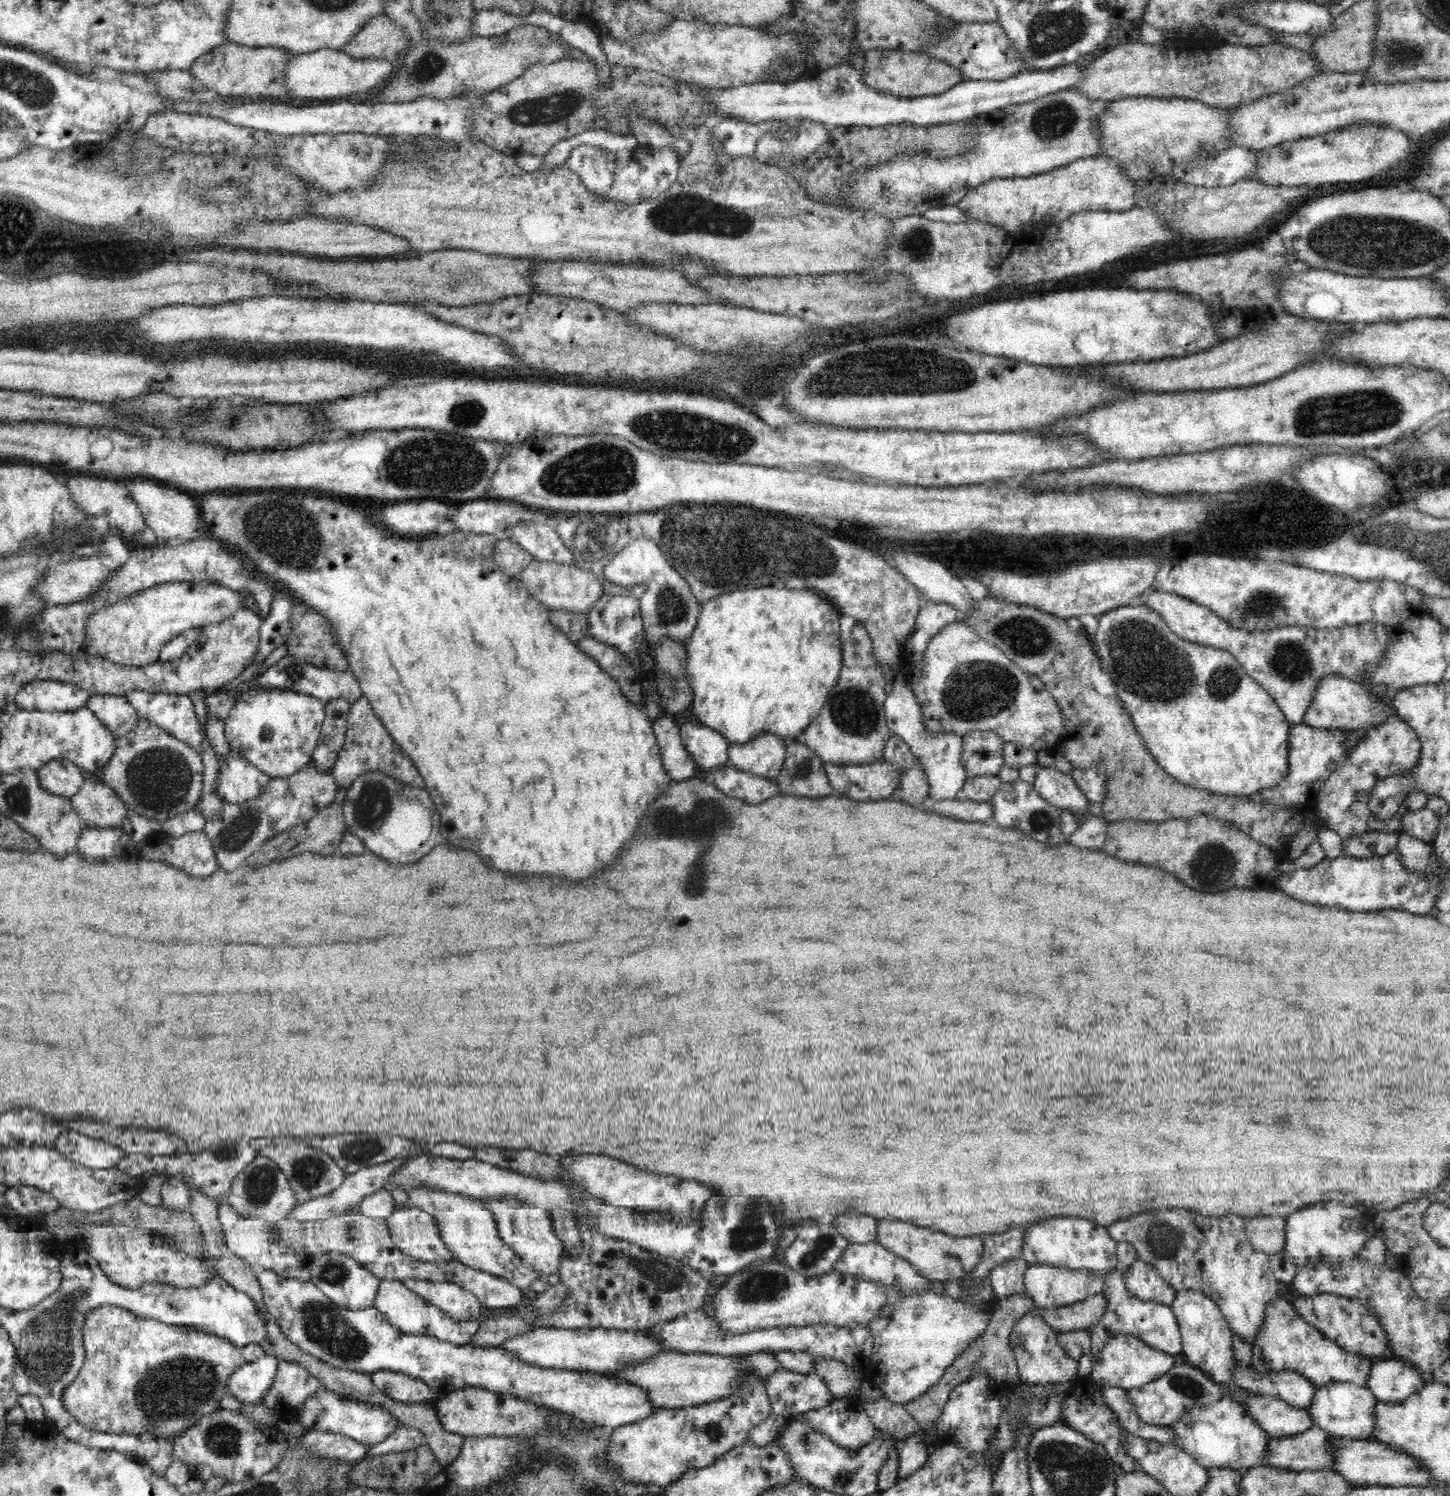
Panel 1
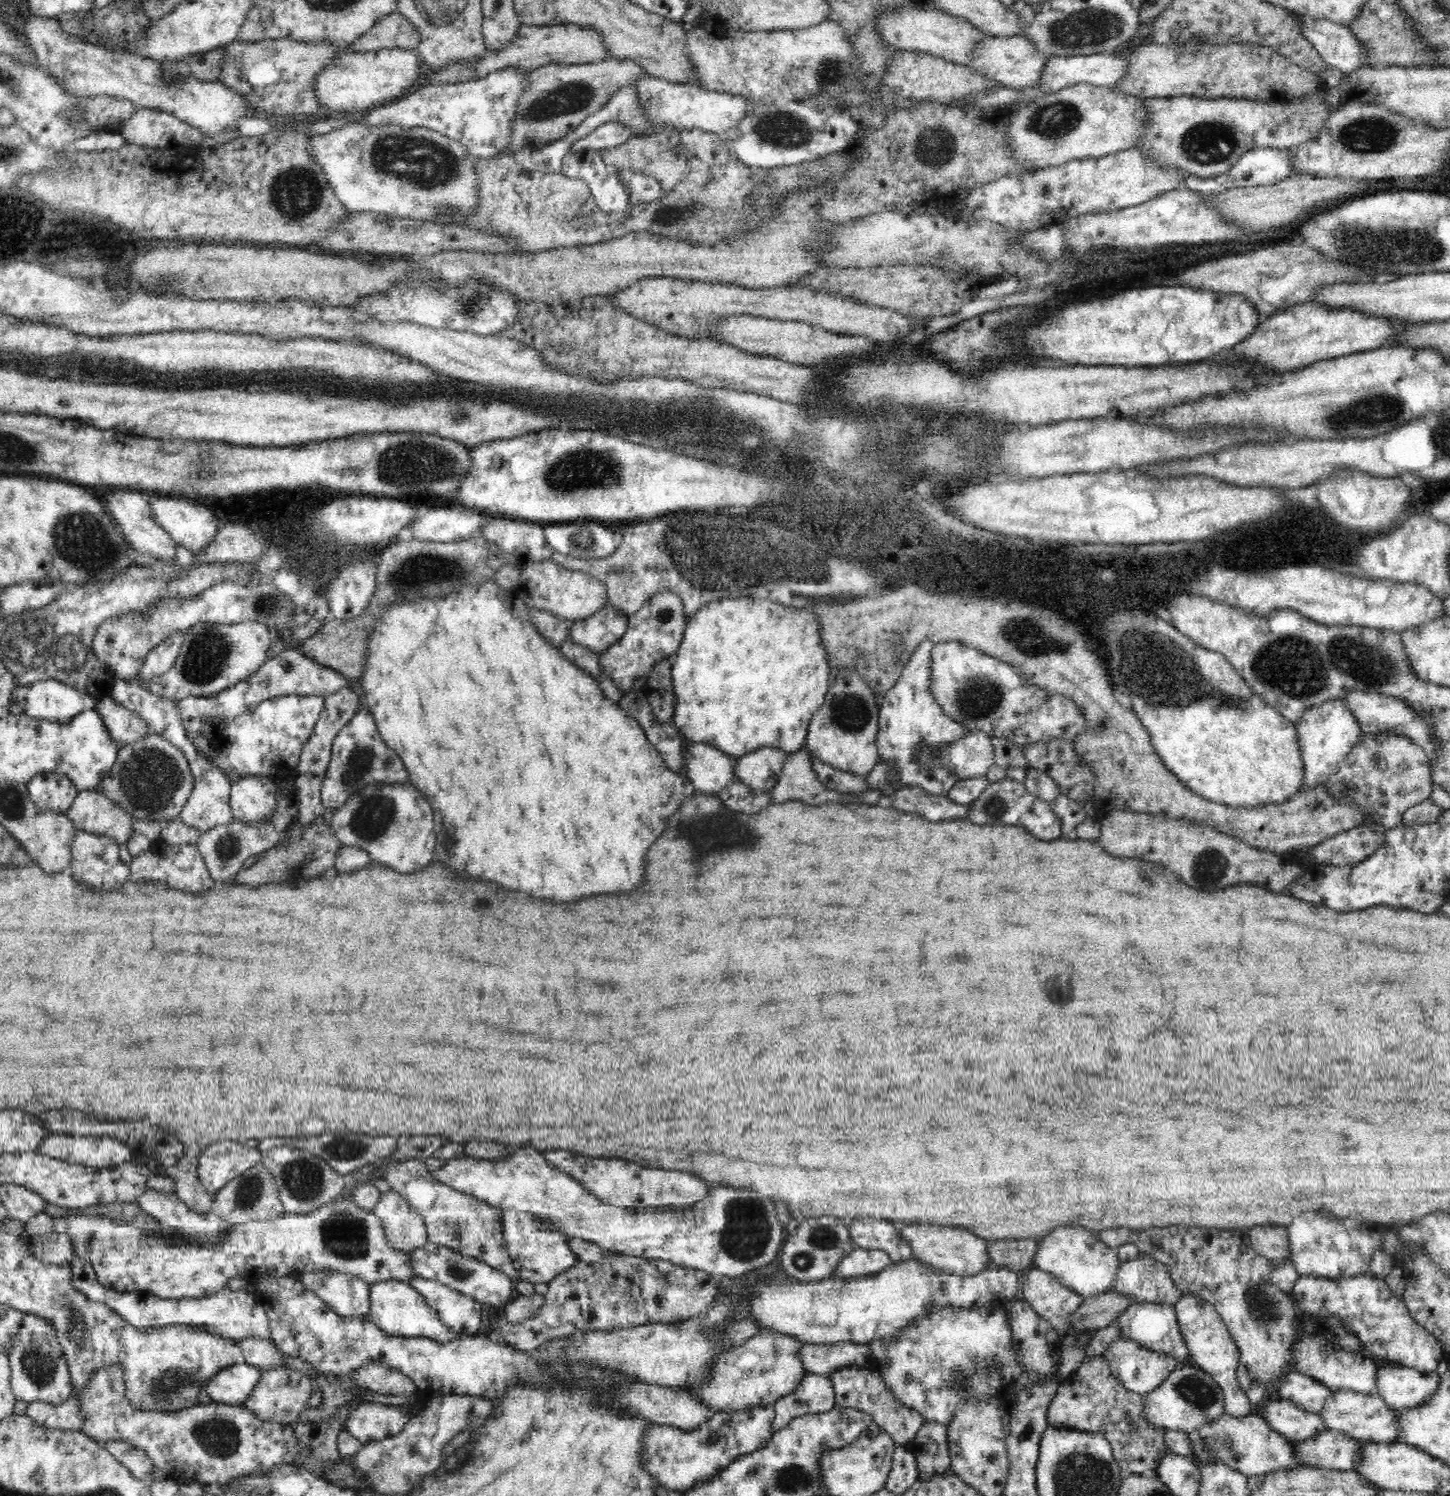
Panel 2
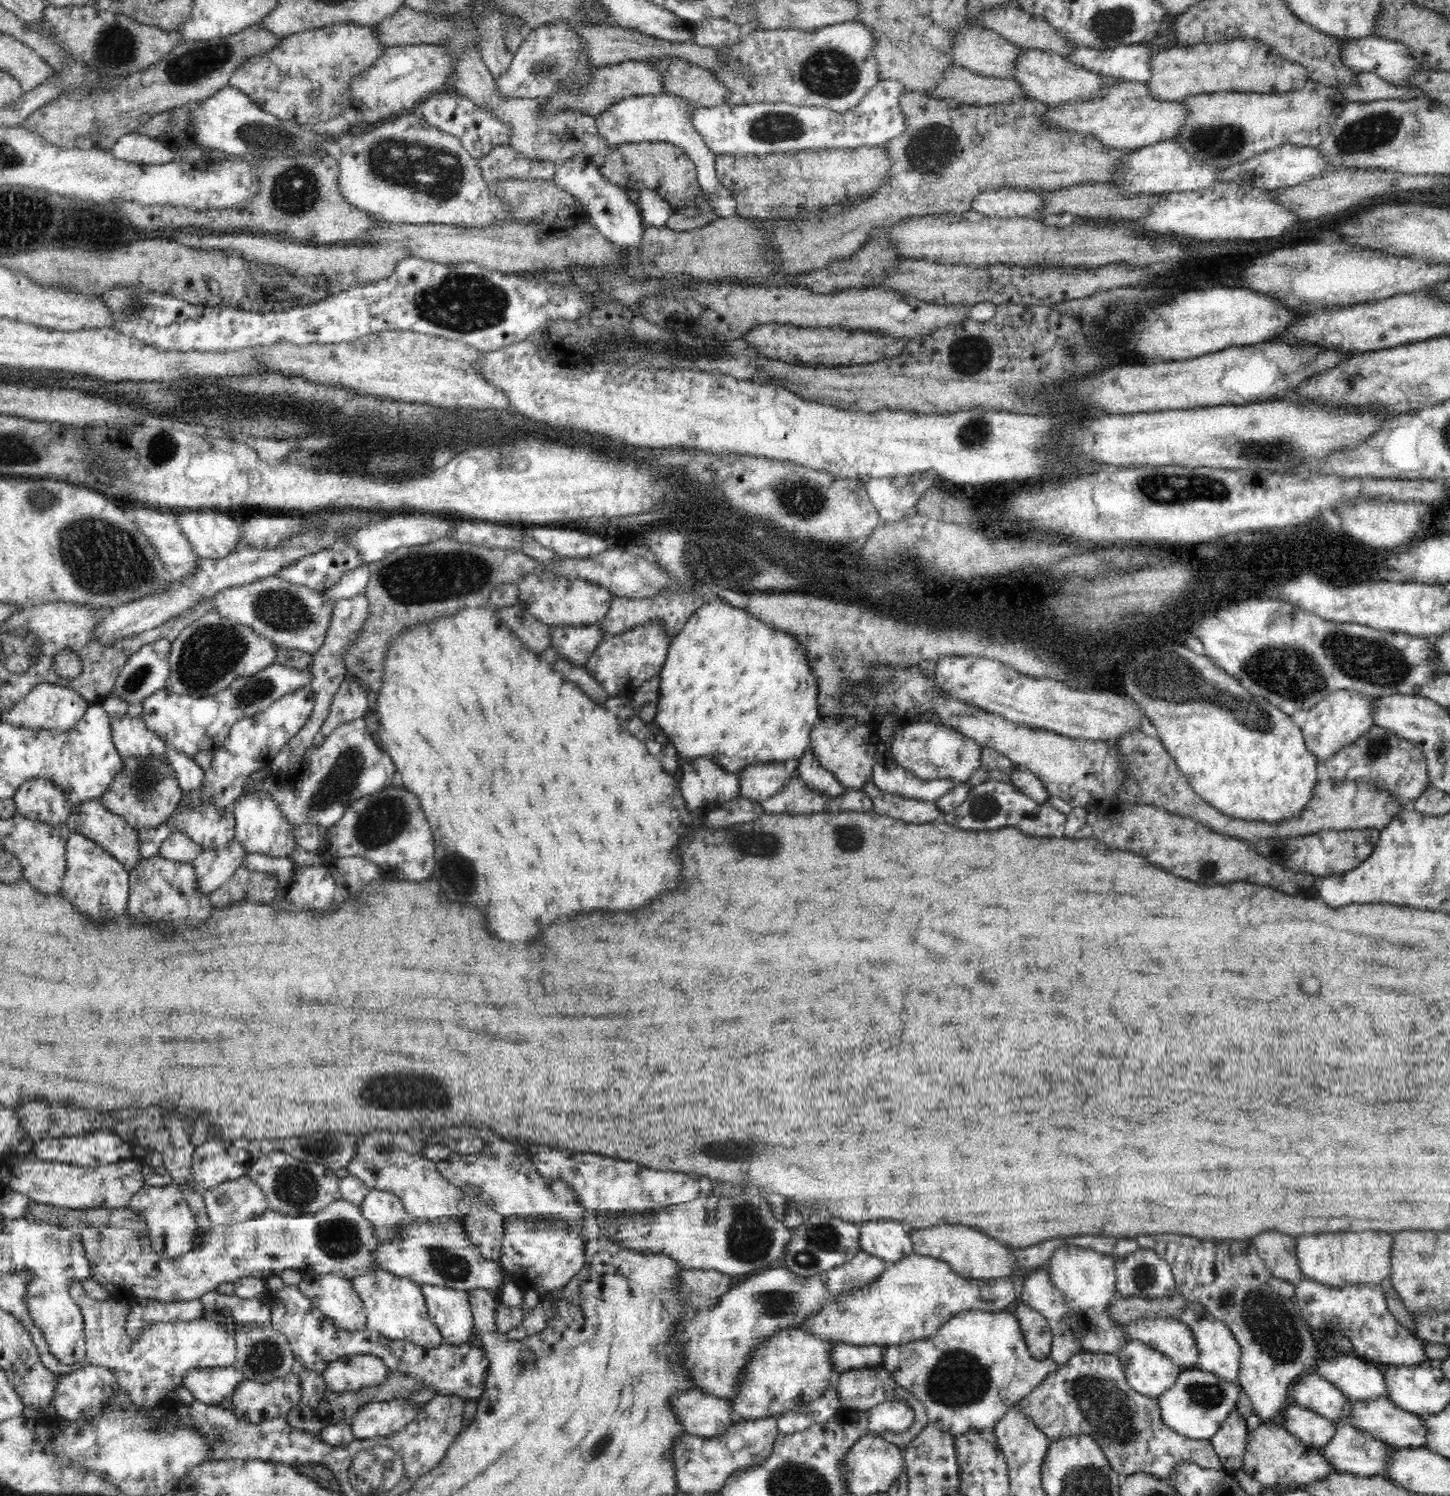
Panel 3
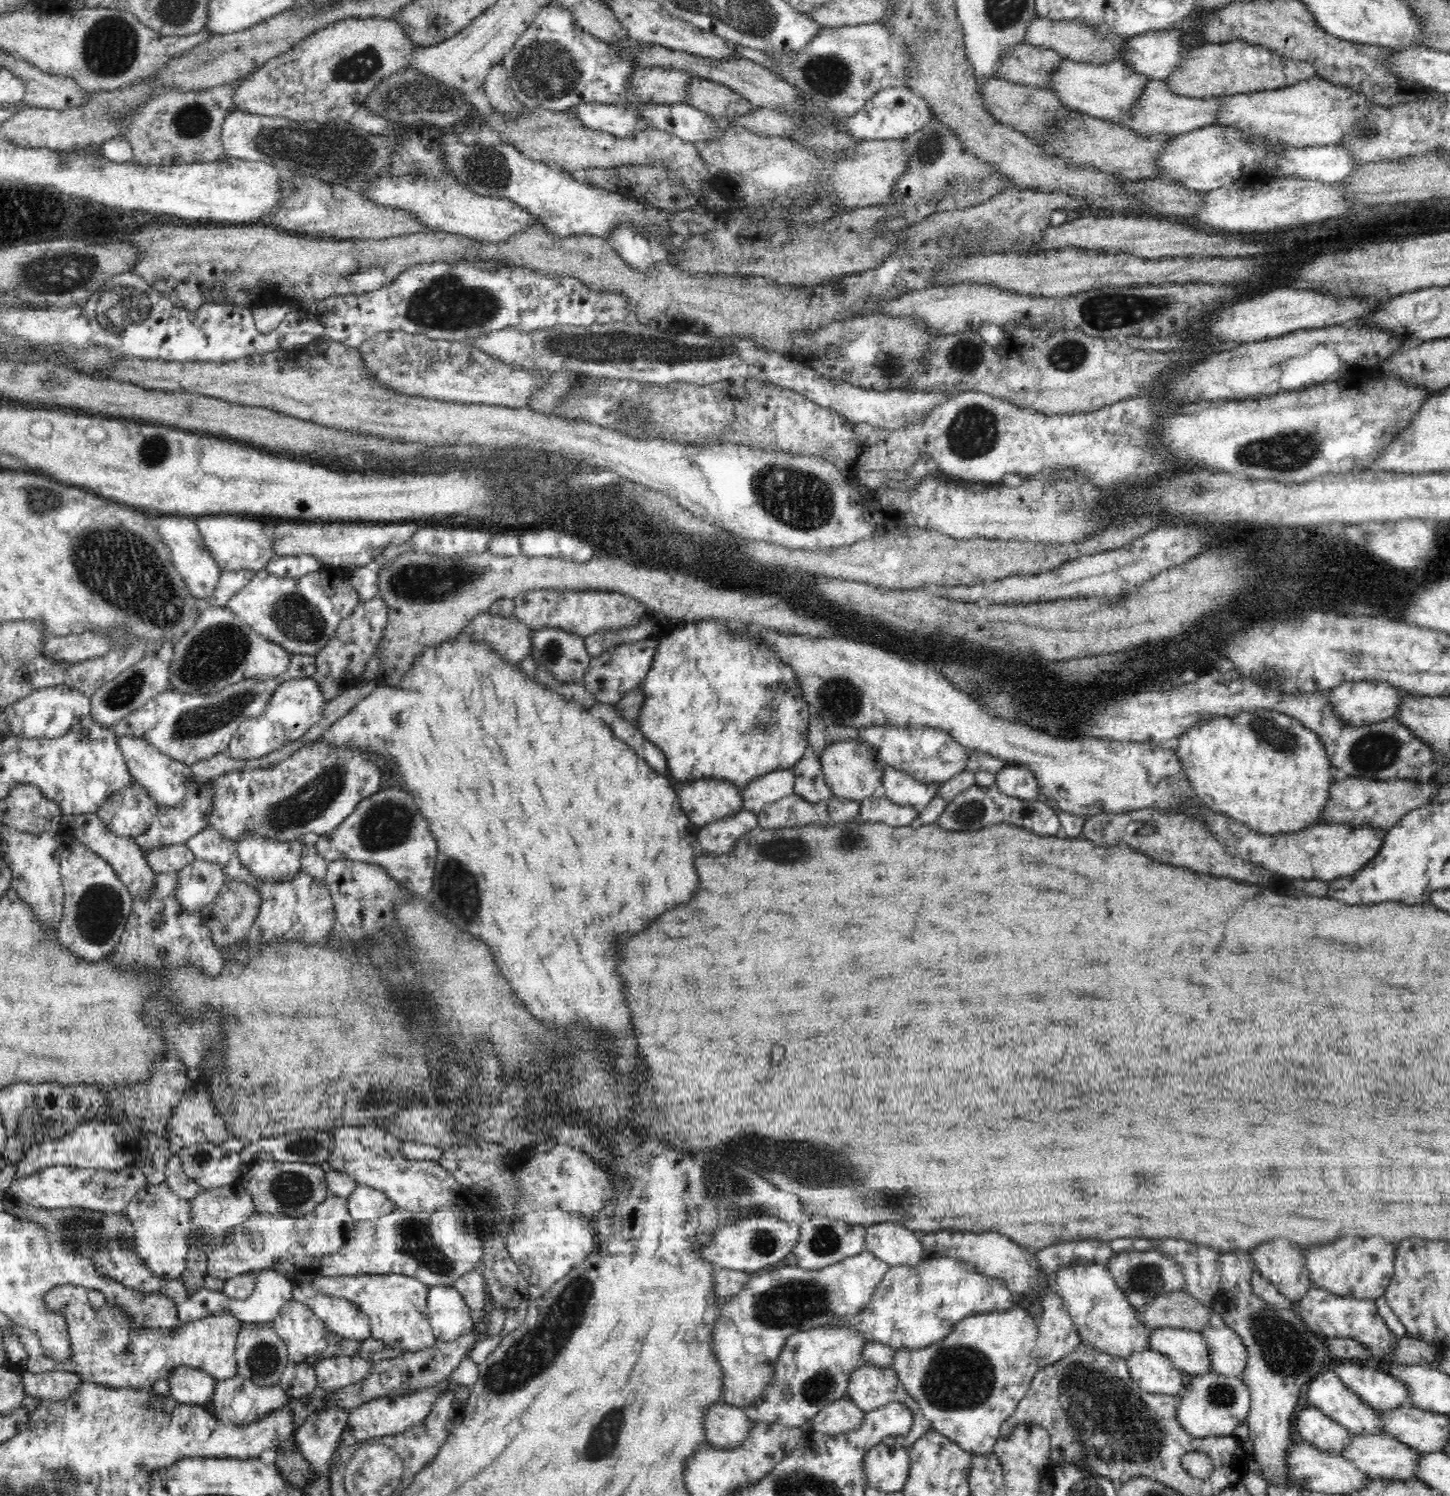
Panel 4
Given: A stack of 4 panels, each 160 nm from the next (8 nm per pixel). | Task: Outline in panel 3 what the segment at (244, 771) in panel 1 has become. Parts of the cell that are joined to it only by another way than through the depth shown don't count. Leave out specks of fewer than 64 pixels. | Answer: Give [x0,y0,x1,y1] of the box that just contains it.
[231,793,298,858]

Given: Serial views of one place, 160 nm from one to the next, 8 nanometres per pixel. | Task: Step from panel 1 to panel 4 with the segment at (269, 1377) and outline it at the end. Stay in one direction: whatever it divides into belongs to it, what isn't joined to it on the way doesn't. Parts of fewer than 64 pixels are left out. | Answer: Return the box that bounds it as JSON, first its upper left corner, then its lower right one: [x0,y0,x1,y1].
[166,1365,216,1406]

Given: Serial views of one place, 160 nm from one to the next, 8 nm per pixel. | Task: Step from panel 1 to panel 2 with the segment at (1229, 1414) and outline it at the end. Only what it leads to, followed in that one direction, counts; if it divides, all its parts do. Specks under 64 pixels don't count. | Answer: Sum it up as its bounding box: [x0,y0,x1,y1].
[1196,1415,1305,1477]

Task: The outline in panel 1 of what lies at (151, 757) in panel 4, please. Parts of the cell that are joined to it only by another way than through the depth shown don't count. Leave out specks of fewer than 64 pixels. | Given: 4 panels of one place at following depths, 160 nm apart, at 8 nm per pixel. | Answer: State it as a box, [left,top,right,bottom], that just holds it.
[87,695,140,739]

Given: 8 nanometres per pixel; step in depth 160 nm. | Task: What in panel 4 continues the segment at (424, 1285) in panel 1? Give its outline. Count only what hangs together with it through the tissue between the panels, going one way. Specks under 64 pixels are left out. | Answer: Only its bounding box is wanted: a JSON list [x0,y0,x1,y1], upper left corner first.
[427,1285,474,1342]

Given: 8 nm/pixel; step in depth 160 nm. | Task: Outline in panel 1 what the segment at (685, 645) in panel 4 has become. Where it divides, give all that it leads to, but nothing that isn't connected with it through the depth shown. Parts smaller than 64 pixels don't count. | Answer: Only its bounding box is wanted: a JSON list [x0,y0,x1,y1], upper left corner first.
[684,587,843,746]

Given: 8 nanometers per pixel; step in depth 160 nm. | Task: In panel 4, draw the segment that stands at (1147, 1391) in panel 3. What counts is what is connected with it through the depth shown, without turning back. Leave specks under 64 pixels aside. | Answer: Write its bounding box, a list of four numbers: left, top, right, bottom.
[1127,1349,1183,1395]

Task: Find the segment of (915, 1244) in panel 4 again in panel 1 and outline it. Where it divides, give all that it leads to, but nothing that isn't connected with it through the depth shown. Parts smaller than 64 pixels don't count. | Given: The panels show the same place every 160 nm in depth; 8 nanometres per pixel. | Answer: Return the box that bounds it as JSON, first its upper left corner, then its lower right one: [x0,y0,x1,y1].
[836,1214,879,1244]

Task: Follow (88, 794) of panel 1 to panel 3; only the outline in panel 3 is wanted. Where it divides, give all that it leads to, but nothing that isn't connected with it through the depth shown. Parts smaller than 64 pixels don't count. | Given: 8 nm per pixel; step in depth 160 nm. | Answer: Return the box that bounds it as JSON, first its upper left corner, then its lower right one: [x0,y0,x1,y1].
[65,800,142,873]

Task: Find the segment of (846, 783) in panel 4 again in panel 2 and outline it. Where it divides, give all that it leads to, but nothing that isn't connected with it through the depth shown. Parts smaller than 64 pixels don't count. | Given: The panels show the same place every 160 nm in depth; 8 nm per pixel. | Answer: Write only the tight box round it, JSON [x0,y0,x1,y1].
[805,671,880,777]

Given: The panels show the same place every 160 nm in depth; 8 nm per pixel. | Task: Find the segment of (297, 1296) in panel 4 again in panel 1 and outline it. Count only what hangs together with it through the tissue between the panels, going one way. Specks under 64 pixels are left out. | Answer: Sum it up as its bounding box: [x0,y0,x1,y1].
[310,1253,381,1310]

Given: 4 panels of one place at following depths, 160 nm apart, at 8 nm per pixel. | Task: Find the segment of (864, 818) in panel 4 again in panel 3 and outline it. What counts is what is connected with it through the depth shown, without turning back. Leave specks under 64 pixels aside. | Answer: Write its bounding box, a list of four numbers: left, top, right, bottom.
[864,781,940,824]

